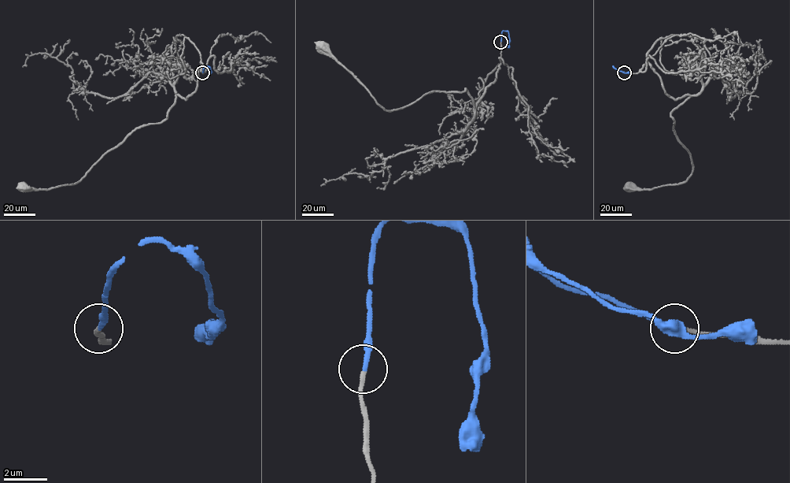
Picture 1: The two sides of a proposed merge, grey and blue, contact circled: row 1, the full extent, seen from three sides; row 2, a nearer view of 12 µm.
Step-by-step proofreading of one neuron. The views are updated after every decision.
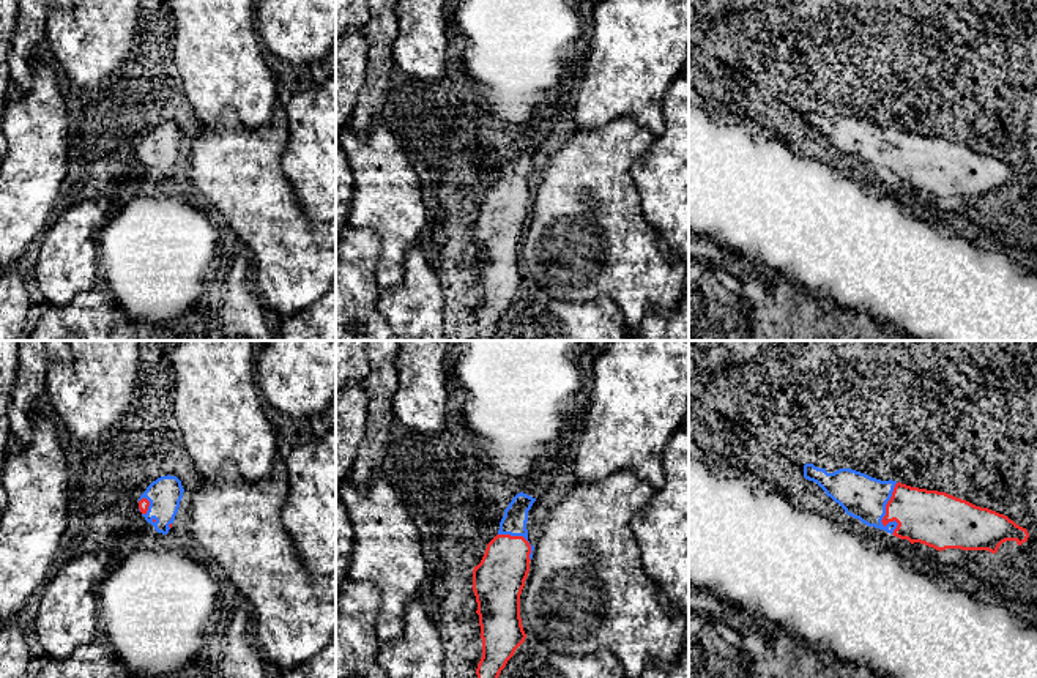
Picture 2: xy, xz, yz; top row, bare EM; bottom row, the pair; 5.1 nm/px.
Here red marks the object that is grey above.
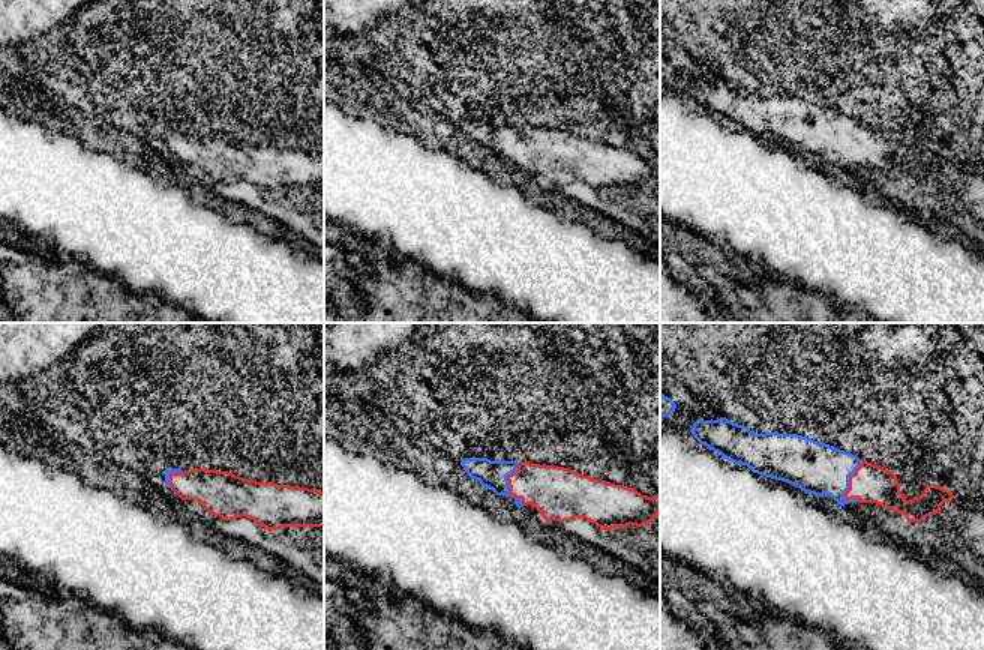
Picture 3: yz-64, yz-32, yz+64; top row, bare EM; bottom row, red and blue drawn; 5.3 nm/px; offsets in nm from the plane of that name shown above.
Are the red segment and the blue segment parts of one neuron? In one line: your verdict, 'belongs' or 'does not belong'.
belongs

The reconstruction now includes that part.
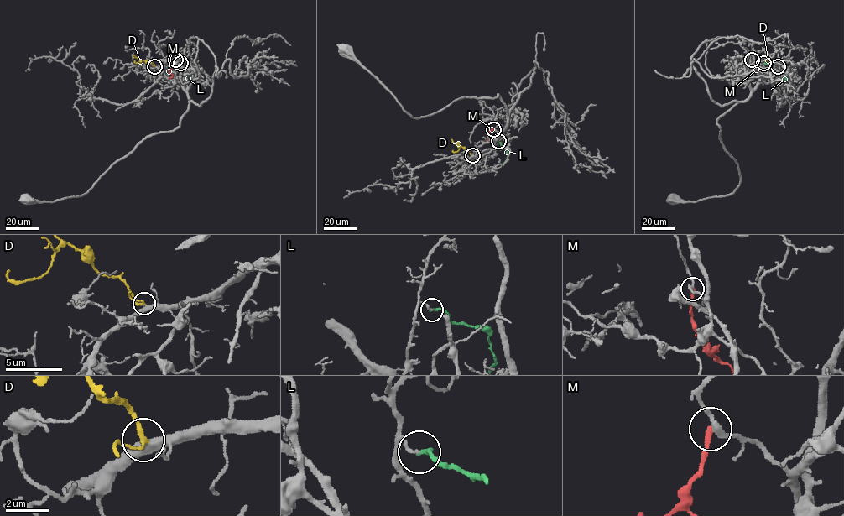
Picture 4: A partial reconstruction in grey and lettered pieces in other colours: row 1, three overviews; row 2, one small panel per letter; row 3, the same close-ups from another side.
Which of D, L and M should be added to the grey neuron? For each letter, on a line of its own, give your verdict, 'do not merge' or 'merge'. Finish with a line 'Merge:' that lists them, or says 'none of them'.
D: merge
L: do not merge
M: do not merge
Merge: D

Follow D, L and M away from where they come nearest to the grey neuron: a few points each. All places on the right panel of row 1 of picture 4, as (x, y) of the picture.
D: (778, 66), (773, 60), (768, 60), (762, 55)
L: (763, 63), (785, 78)
M: (752, 59), (752, 65), (760, 77), (763, 77)

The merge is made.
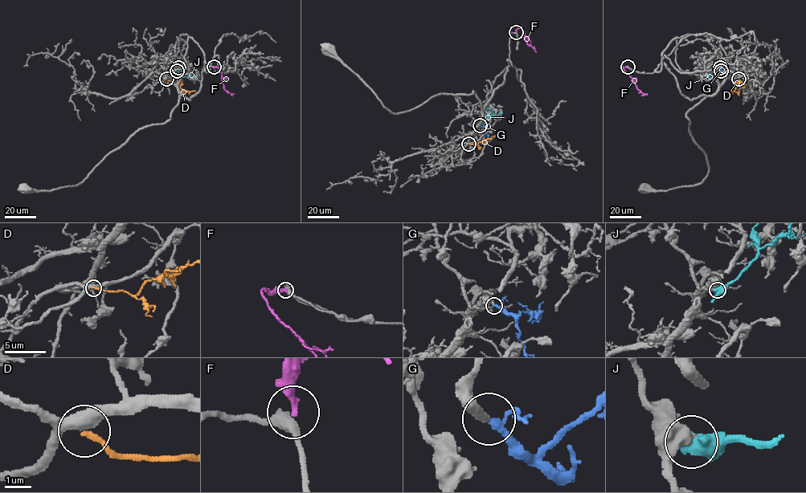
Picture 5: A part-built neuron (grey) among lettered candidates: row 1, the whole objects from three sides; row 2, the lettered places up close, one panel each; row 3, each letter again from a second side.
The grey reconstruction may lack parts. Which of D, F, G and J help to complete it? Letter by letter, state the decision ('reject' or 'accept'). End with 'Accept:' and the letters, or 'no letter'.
D: reject
F: reject
G: accept
J: reject
Accept: G

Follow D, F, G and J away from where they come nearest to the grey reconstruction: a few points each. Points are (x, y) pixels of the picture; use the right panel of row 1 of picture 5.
D: (738, 79), (735, 89), (731, 91)
F: (628, 67), (623, 67), (637, 88), (643, 94), (647, 93)
G: (720, 67), (722, 71), (734, 71)
J: (721, 71), (713, 69), (702, 76)

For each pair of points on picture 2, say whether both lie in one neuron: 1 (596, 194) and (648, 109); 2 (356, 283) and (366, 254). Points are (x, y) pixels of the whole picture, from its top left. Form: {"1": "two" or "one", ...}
{"1": "two", "2": "one"}

